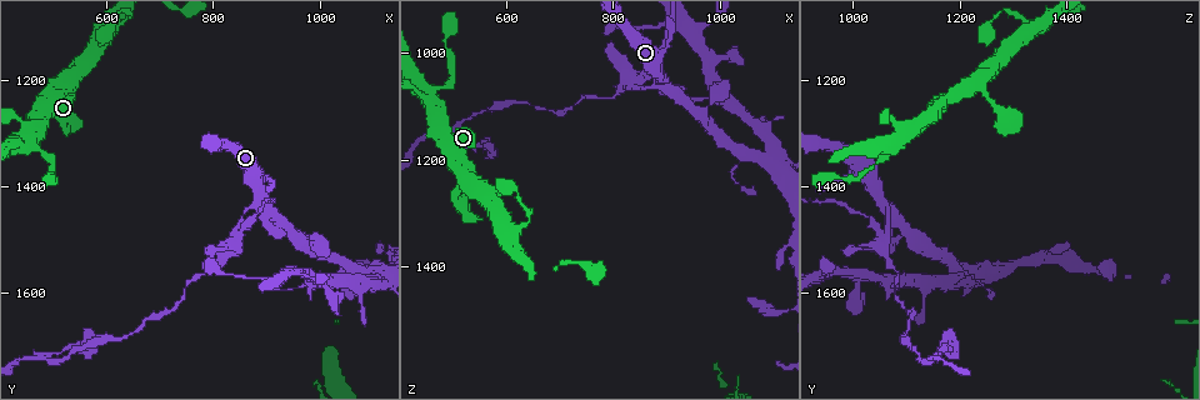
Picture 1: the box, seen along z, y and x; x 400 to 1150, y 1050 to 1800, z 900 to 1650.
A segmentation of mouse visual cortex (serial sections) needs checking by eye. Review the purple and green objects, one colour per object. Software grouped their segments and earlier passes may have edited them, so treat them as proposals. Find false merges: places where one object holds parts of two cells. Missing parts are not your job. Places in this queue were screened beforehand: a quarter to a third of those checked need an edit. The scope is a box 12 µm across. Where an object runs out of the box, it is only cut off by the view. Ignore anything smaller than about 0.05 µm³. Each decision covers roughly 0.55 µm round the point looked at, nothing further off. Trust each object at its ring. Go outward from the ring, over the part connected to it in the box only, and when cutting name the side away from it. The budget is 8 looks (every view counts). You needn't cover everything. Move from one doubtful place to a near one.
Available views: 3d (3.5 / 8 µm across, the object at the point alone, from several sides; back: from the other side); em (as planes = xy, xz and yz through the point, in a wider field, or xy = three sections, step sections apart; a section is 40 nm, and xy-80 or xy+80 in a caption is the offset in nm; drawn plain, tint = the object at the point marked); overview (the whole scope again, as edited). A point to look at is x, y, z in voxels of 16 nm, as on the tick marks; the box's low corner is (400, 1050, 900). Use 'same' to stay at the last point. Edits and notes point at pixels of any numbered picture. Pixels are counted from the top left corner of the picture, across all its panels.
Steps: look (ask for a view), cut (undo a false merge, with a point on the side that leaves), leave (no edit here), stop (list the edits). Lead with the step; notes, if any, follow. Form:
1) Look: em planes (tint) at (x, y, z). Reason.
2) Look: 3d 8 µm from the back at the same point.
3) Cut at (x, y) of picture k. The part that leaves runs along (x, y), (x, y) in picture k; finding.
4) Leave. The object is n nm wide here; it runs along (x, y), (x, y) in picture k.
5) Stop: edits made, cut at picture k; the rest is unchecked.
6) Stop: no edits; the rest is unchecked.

Look: 3d 3.5 µm at (455, 1320, 1080). Four or more arms meet.

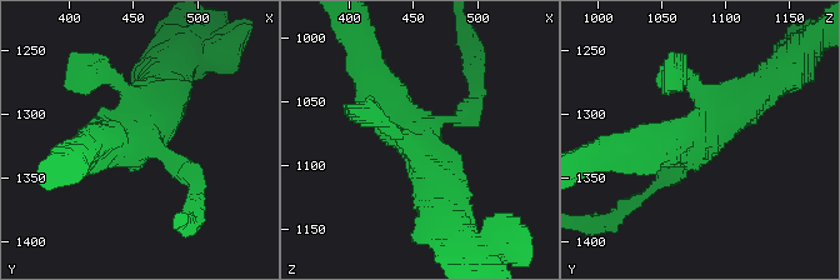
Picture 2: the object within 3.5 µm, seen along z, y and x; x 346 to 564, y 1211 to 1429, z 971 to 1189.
Look: em xy step 1 (tint) at (460, 1320, 1074). 4 arms meet here; the arms are 200, 200, 500, 500 nm wide; need the tissue.

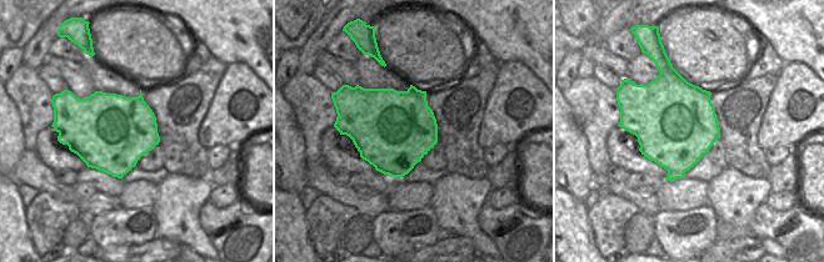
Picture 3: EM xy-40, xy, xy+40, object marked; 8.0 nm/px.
Leave. The object is 650 nm wide here; it runs along (443, 193), (424, 131), (370, 74) in picture 2; one cell here.

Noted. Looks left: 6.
Look: 3d 3.5 µm from the back at (835, 1515, 1055). Sharp bend.

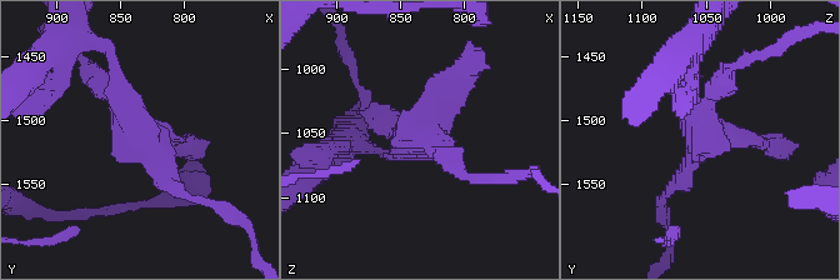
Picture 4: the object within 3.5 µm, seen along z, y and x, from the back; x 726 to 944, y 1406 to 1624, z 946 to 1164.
Look: em planes (tint) at (836, 1516, 1054). Now the EM.

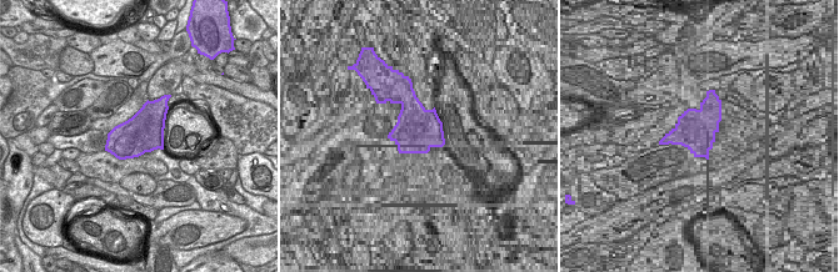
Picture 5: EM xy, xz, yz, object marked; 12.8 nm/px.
Look: em xy step 3 (tint) at the same point. Another direction.

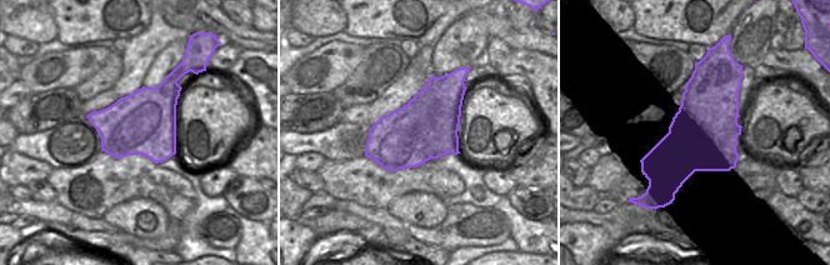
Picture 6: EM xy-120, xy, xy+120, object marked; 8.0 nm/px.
Cut at (443, 144) of picture 4. The arms are 200, 200, 200, 250 nm wide; the part that leaves runs along (698, 119), (695, 156), (660, 199) in picture 4; a second cell is stuck on.

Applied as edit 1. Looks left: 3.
Look: overview.

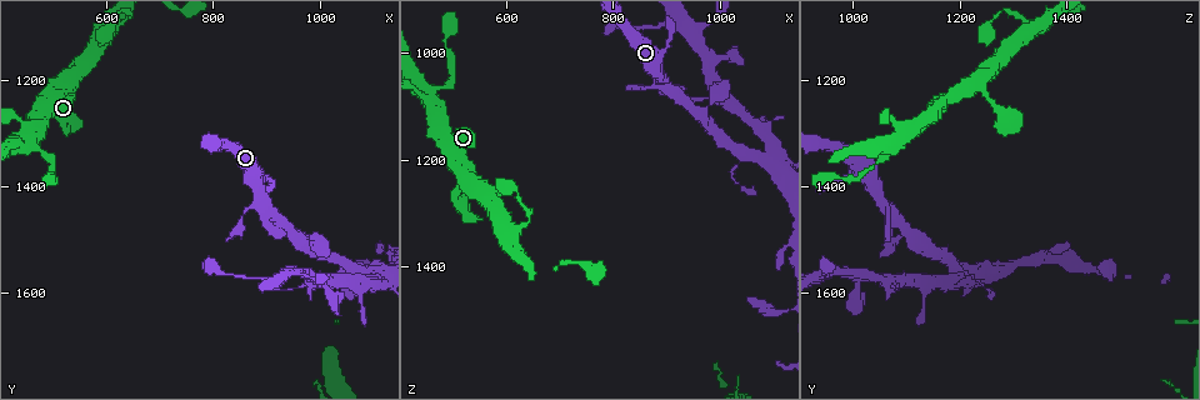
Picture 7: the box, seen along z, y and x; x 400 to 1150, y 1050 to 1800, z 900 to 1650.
Look: 3d 3.5 µm from the back at (1090, 1570, 1195). Four-way junction.

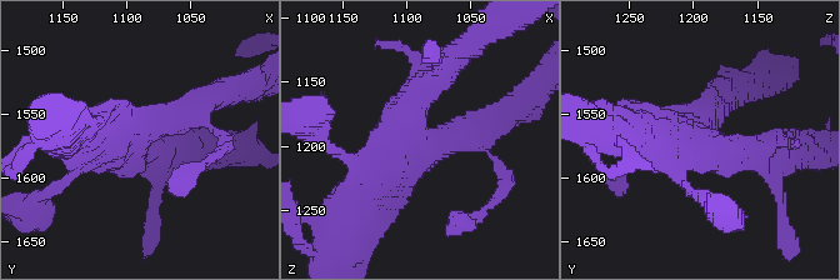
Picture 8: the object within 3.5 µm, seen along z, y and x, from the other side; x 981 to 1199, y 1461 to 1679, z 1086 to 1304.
Look: em planes (tint) at (1086, 1564, 1196).

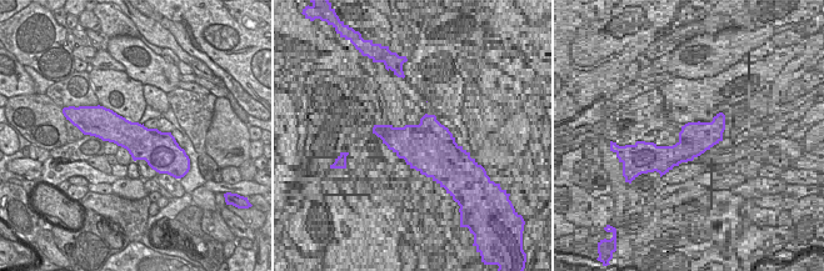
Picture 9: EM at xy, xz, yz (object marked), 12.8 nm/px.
Leave. It runs along (214, 94), (130, 144), (156, 151) in picture 8; all the same cell.

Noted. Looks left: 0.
Stop: edits made, cut at picture 4; the rest is unchecked.

